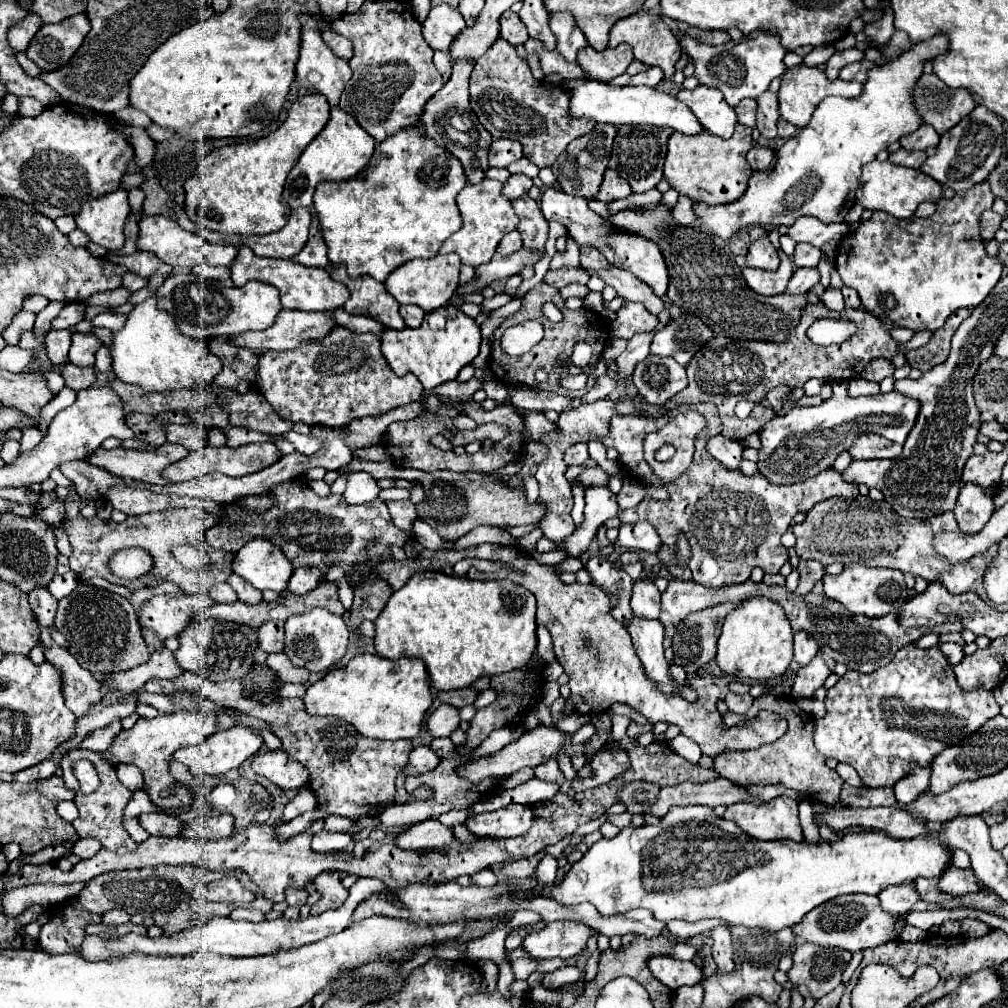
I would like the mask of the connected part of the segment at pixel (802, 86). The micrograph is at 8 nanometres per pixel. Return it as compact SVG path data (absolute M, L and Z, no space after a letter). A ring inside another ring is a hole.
M797 65L793 69L787 69L785 75L783 75L783 81L781 81L781 89L779 89L779 111L781 111L781 117L797 127L805 127L809 121L811 121L811 115L813 111L817 109L817 105L827 97L827 95L839 95L839 97L847 97L847 99L855 99L859 97L863 91L863 85L861 83L855 83L855 81L843 81L843 79L835 79L835 81L829 81L827 75L817 69L817 67L807 67L807 65Z

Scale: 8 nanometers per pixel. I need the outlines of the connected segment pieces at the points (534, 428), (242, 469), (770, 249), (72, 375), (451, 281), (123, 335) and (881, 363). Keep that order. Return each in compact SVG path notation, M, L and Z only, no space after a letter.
M523 411L525 413L525 437L527 439L541 439L545 433L559 432L559 428L545 419L539 411Z
M247 443L247 445L235 447L235 449L231 449L231 447L209 447L207 445L207 447L203 447L203 451L189 453L189 457L185 457L183 461L173 463L173 467L167 467L165 475L173 483L197 479L197 477L213 473L213 471L219 471L219 473L229 475L229 477L243 477L247 473L257 473L257 471L261 471L261 469L277 463L279 457L281 457L281 453L275 447L275 443Z
M759 239L749 245L747 253L747 267L777 271L779 269L779 255L777 249L771 245L769 239Z
M67 363L61 369L61 377L65 379L67 387L71 387L73 391L81 391L81 389L87 389L95 383L97 371L95 371L95 367L77 367L77 365Z
M455 253L437 255L433 259L413 259L413 261L405 263L403 267L395 269L387 277L385 287L397 299L397 303L401 303L401 305L413 303L413 305L419 305L425 313L429 313L429 311L435 311L449 303L451 295L455 293L455 289L459 285L459 269L461 269L461 259Z
M151 277L147 289L151 297L135 305L127 315L125 327L113 333L111 359L117 379L125 383L137 383L145 391L171 391L171 389L197 389L205 387L221 371L221 361L195 337L183 335L173 323L171 315L157 307L157 289L163 285L163 277Z
M873 359L871 365L867 365L867 371L863 371L863 379L881 383L885 377L891 377L895 371L893 363L887 359Z

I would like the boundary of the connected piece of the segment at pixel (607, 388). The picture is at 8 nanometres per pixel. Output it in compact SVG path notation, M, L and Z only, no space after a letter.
M609 373L609 375L603 375L603 377L597 377L595 385L593 385L591 391L583 397L583 401L589 399L589 403L593 403L593 401L597 401L597 399L603 399L603 397L609 395L615 387L617 387L617 381L611 377L611 373Z

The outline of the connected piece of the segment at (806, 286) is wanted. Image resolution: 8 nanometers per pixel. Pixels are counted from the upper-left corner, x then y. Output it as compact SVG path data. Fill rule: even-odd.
M797 269L793 277L789 279L787 293L797 295L797 293L807 293L815 283L819 283L819 271L817 269Z

